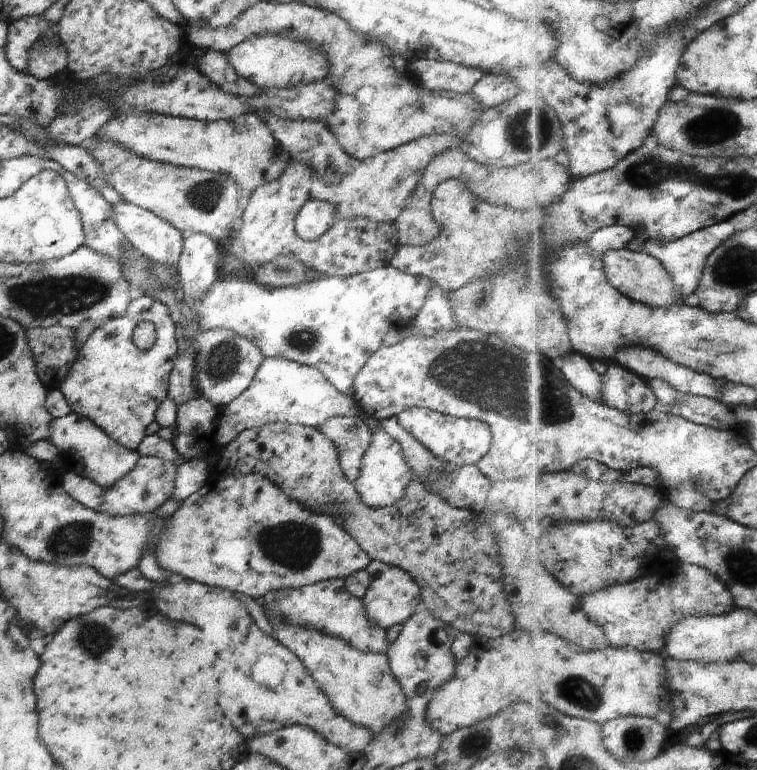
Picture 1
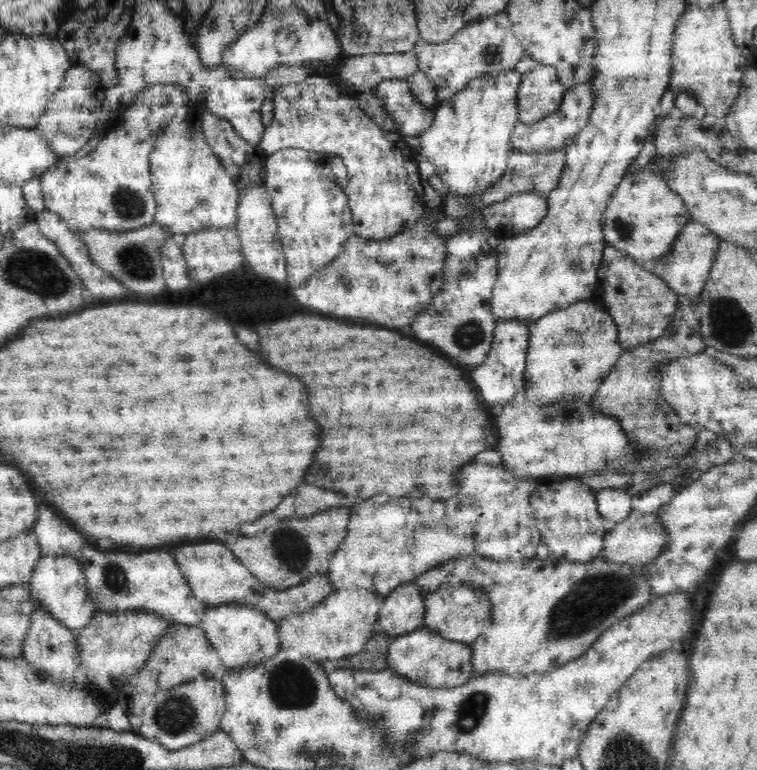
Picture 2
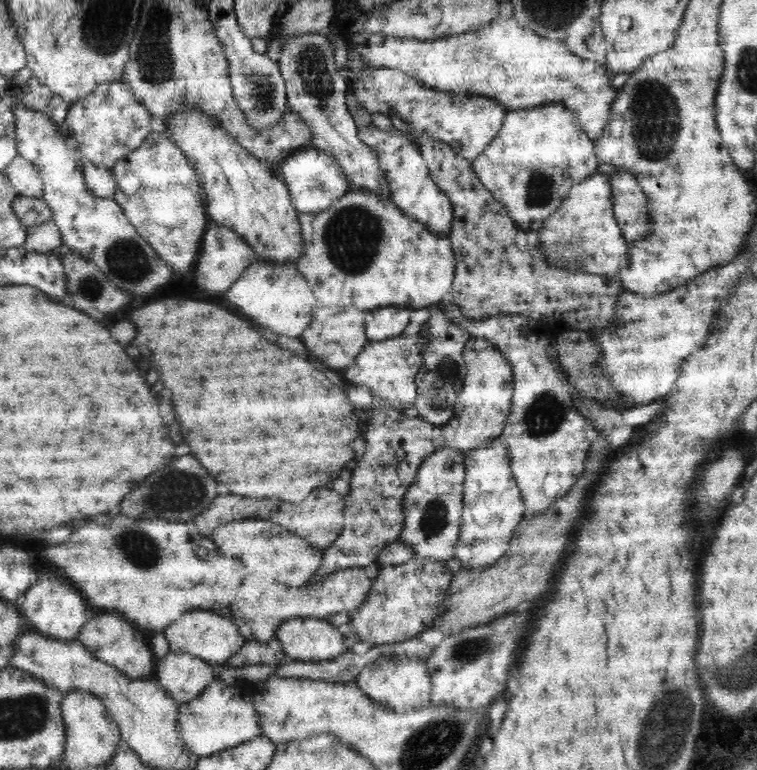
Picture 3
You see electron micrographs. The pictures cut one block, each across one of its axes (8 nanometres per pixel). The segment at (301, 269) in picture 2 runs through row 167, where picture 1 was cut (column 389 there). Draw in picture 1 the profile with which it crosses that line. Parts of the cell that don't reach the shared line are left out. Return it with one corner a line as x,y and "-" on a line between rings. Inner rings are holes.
391,265
351,276
327,276
305,280
297,286
265,288
253,280
215,280
203,300
193,308
201,330
231,330
259,348
264,357
284,358
319,371
339,394
353,396
353,378
359,368
377,348
381,338
393,328
405,328
419,314
429,288
435,284
429,278
399,272

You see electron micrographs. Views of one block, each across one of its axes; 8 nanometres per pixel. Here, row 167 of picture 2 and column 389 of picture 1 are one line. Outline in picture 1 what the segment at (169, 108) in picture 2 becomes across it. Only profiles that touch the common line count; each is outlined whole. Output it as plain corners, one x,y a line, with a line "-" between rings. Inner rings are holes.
259,1
245,8
227,26
193,28
189,25
183,32
185,39
196,47
222,53
253,34
281,34
299,42
311,42
315,50
327,56
326,79
340,87
332,103
333,109
323,122
335,136
339,148
355,160
370,158
377,152
385,152
431,134
452,135
462,141
483,110
470,93
429,92
421,88
407,71
393,69
392,53
387,48
355,34
335,14
299,3
274,5

